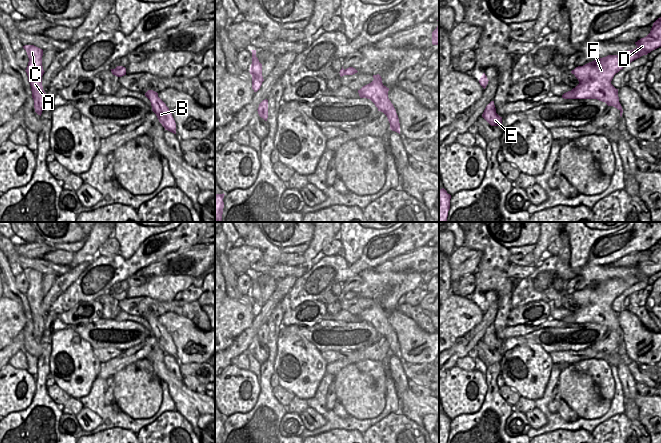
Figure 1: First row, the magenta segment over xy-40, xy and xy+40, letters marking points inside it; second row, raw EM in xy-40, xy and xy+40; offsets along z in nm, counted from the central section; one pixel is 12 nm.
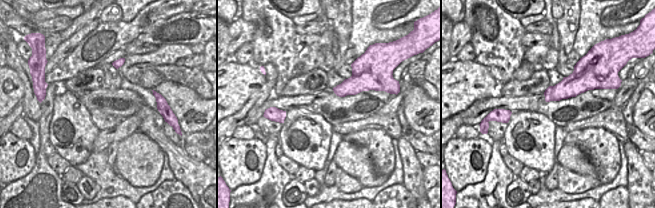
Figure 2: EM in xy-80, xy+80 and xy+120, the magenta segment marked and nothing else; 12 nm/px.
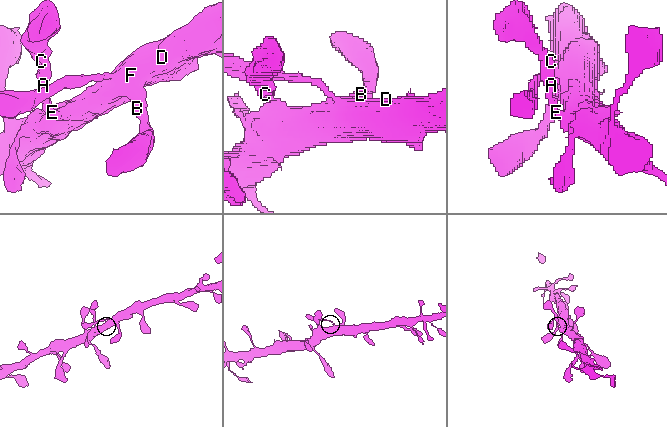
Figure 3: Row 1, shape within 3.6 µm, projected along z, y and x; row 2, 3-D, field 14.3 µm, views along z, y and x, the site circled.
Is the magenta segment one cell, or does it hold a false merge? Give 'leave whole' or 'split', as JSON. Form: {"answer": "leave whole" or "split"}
{"answer": "leave whole"}

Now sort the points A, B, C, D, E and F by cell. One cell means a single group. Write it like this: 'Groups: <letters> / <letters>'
Groups: A B C D E F

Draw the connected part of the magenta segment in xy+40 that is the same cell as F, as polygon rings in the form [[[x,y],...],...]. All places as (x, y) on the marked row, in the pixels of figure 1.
[[[661,17],[653,23],[650,33],[635,44],[635,49],[627,50],[624,54],[608,55],[576,67],[571,73],[578,79],[579,84],[564,93],[562,98],[597,99],[617,108],[622,117],[623,109],[619,102],[618,89],[611,81],[624,66],[661,47]]]

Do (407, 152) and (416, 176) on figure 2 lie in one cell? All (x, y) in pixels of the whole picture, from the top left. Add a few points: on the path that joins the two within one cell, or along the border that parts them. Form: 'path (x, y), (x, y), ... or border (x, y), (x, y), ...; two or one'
path (408, 158), (412, 170); one

